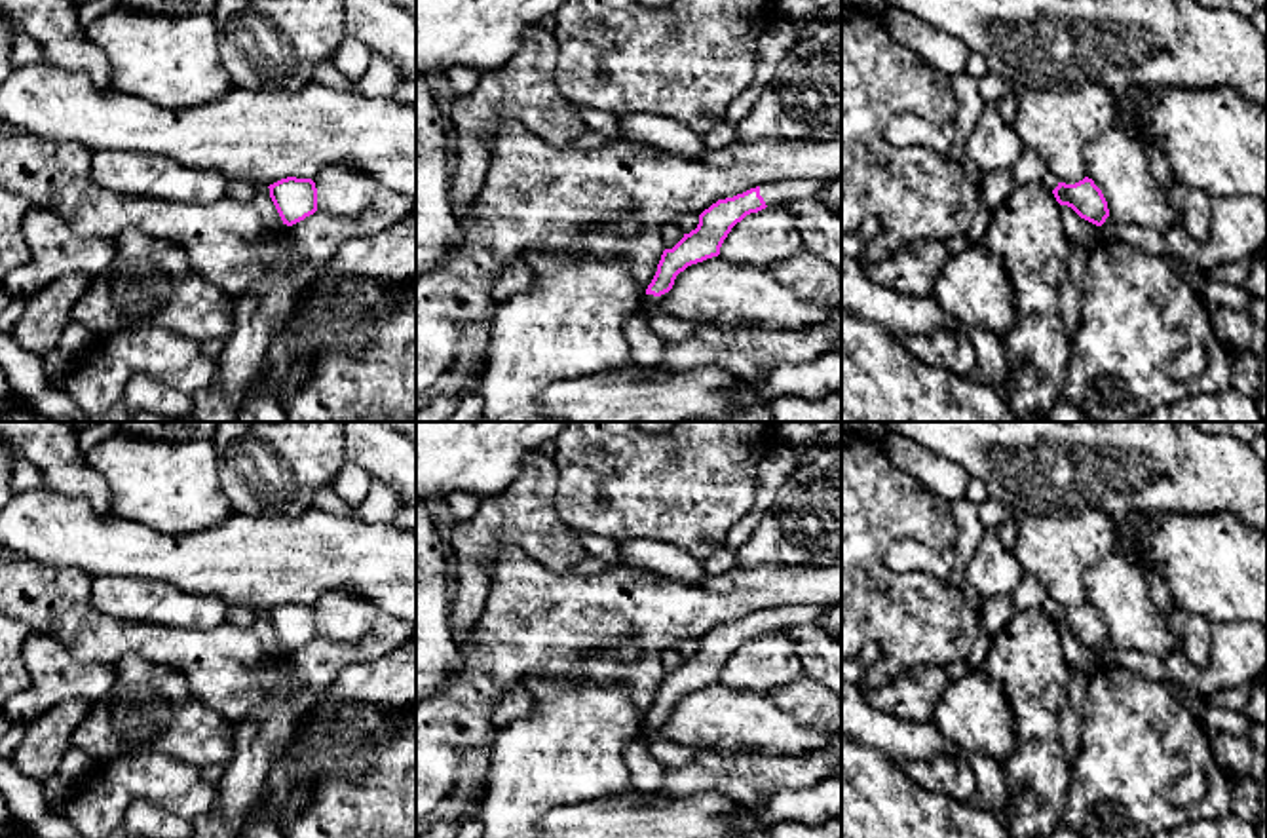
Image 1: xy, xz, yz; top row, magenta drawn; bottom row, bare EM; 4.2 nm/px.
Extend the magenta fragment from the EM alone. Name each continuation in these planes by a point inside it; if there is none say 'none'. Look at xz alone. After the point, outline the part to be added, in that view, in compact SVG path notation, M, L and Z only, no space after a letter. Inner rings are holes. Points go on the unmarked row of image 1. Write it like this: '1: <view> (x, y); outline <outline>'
1: xz (775, 618); outline M783 606L760 612L766 631L777 631L792 625L817 625L819 618L832 606Z
2: xz (671, 755); outline M653 720L644 722L640 739L646 743L650 754L667 771L688 766L695 758L695 751L691 747L667 739L659 732L659 722Z

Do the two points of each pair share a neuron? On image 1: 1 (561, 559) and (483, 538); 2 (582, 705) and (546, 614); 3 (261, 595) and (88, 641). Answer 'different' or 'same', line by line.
1: same
2: different
3: different

